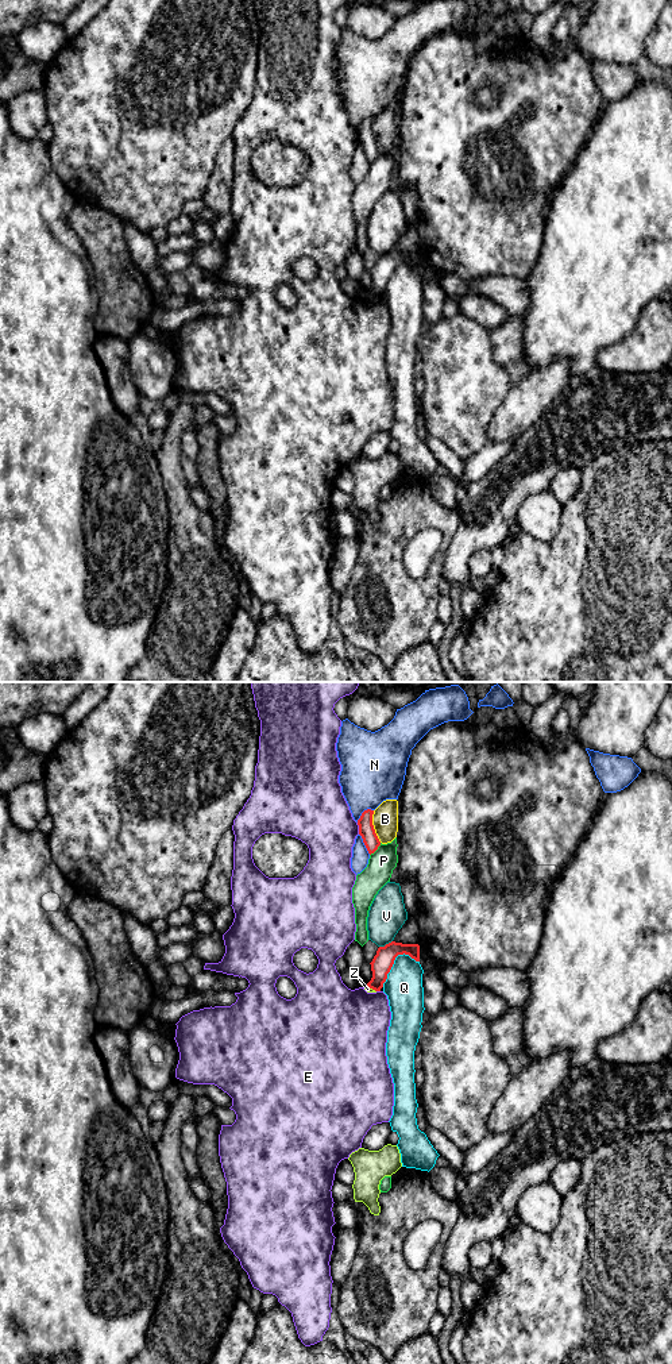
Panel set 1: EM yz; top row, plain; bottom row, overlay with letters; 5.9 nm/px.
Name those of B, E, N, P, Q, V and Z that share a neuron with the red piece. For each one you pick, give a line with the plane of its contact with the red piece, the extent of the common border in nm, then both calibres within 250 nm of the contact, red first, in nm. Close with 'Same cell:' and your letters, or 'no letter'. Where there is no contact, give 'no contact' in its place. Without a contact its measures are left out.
Same cell: no letter

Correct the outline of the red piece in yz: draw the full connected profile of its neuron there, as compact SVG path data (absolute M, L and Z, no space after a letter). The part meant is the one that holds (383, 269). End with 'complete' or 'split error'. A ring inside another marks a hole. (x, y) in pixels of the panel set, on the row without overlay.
M391 250L385 255L379 255L376 263L374 265L371 273L372 286L366 293L375 300L381 300L383 292L387 288L394 269L398 263L409 263L416 270L420 270L420 254L418 253L402 253Z; complete

